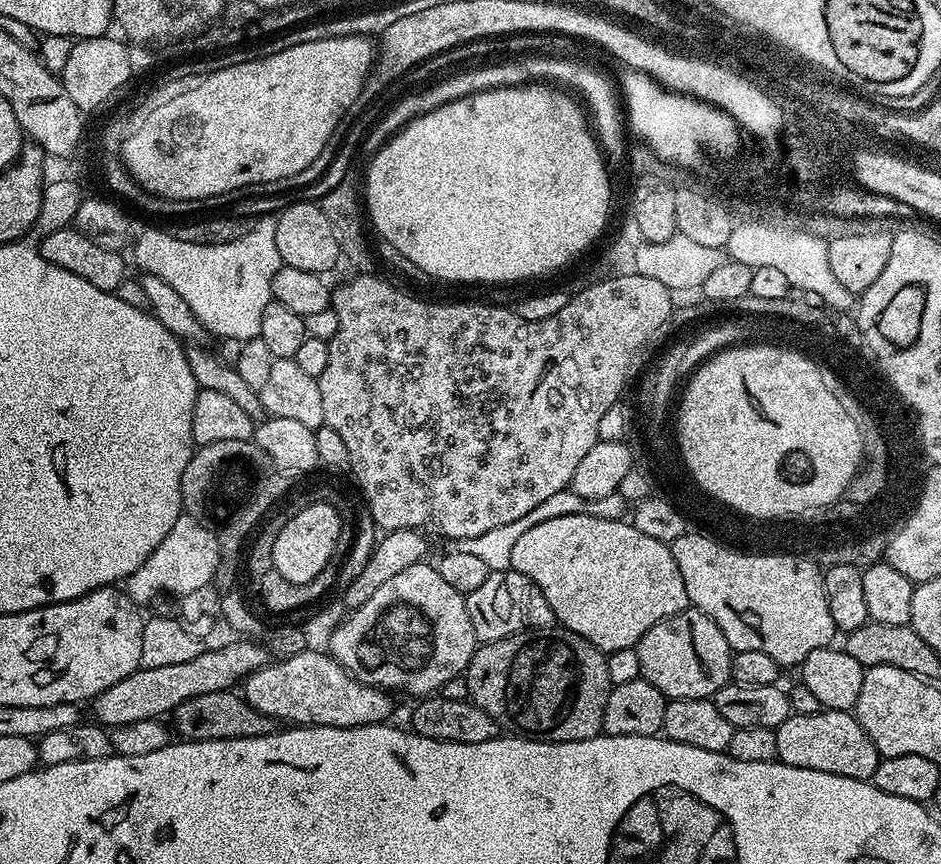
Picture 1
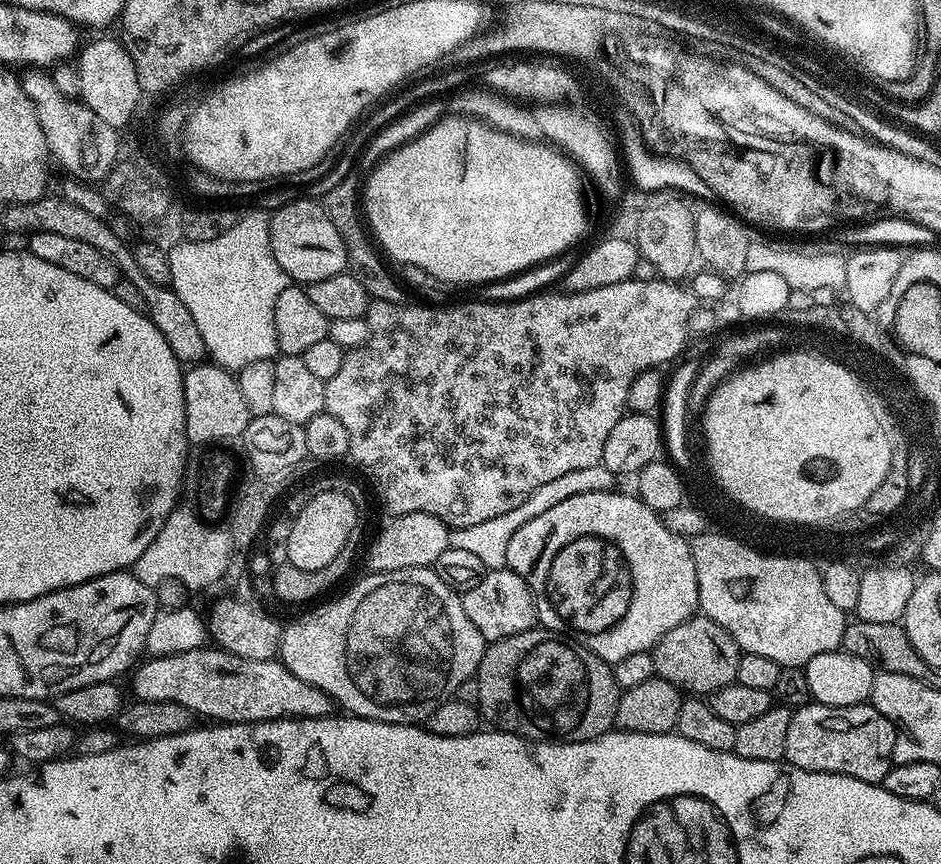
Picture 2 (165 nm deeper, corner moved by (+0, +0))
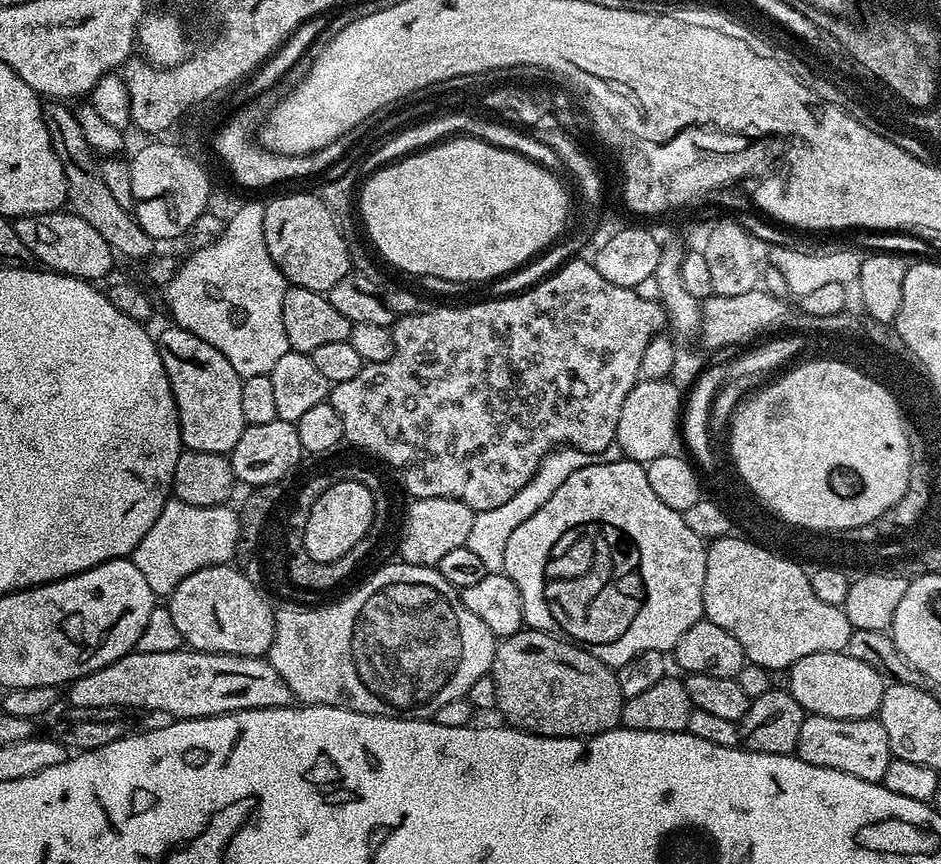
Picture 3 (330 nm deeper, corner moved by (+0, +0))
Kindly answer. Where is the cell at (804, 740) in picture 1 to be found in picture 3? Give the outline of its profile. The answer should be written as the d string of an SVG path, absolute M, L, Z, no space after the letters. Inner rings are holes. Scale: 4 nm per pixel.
M811 714L805 715L802 722L802 734L798 734L795 755L799 756L802 762L810 762L814 766L830 770L842 770L846 774L854 774L854 778L873 782L883 781L886 766L894 759L890 742L886 738L886 730L879 719L839 720Z

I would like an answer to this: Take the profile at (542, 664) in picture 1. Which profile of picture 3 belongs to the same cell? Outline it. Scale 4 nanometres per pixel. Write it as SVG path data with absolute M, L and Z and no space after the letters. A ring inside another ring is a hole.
M521 630L497 643L491 676L498 686L496 707L511 727L536 736L561 736L567 740L611 732L620 724L620 711L625 698L618 690L616 673L579 644L573 644L550 632Z

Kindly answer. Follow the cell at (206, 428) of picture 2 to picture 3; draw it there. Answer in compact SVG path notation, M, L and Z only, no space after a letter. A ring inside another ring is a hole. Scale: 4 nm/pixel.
M171 326L158 332L156 349L160 352L162 366L166 370L166 378L170 382L170 390L174 394L174 402L180 419L180 443L190 452L231 453L233 446L242 438L246 427L242 418L242 386L243 379L226 362L226 358L210 342L202 342L198 334L190 334L190 330L179 326Z

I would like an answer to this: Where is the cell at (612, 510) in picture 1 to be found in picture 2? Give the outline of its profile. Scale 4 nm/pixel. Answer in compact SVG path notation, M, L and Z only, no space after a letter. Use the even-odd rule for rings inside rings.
M601 463L586 466L586 470L570 470L570 474L562 474L562 478L554 478L554 482L546 482L546 486L538 486L538 490L534 490L534 494L530 494L530 498L526 498L526 502L522 502L522 506L509 510L507 514L498 514L498 518L478 522L478 526L451 529L448 533L448 546L454 550L466 550L473 553L490 570L503 569L506 565L506 549L510 546L510 538L514 538L514 534L518 534L518 530L522 526L526 526L526 522L530 522L530 518L538 518L538 514L546 514L546 510L550 510L550 506L558 506L558 502L566 502L566 498L574 498L574 494L613 491L617 487L616 483L618 483L616 473L606 470Z

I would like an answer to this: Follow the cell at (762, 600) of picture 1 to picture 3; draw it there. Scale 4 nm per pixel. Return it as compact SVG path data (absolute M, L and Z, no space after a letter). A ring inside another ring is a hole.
M732 534L707 545L706 582L704 583L704 615L714 626L722 626L726 634L738 638L747 663L766 669L789 669L806 654L843 652L850 642L853 627L841 606L829 606L814 594L814 586L802 572L802 566L784 556L771 553L761 545L747 540L739 544Z

